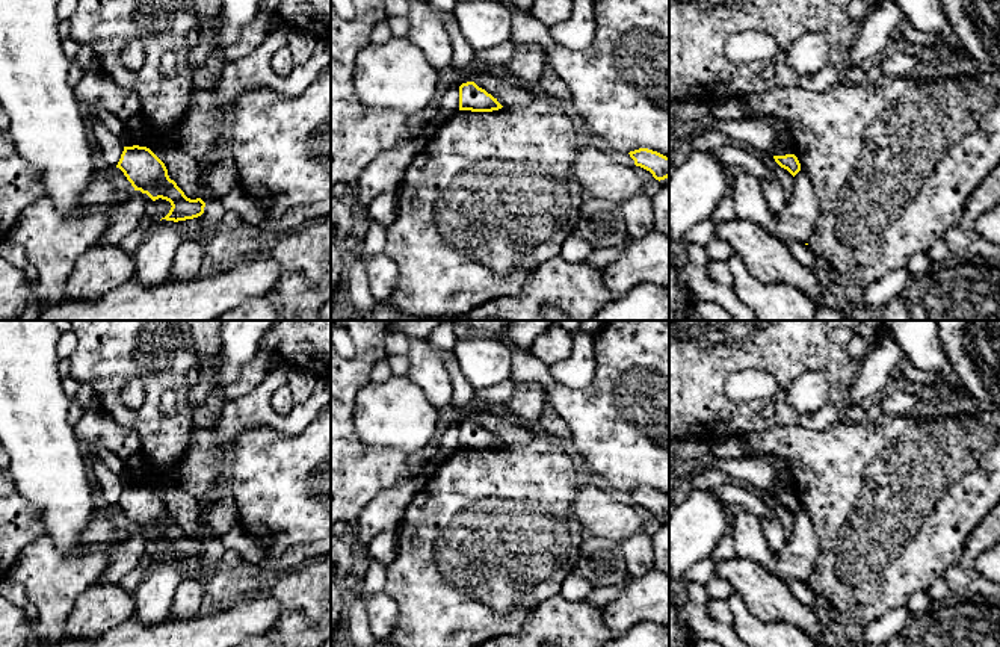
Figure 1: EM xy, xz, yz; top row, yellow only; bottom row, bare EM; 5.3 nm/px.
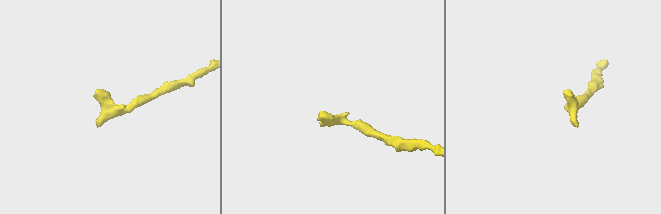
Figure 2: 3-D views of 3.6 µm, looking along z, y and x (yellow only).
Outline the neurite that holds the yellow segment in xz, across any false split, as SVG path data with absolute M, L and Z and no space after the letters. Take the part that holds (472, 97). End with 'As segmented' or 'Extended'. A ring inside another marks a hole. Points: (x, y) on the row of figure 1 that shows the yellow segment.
M474 82L459 86L459 110L492 112L502 107L497 98L479 88Z. As segmented

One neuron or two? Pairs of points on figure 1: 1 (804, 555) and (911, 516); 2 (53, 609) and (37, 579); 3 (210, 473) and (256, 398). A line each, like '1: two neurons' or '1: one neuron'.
1: two neurons
2: one neuron
3: one neuron

